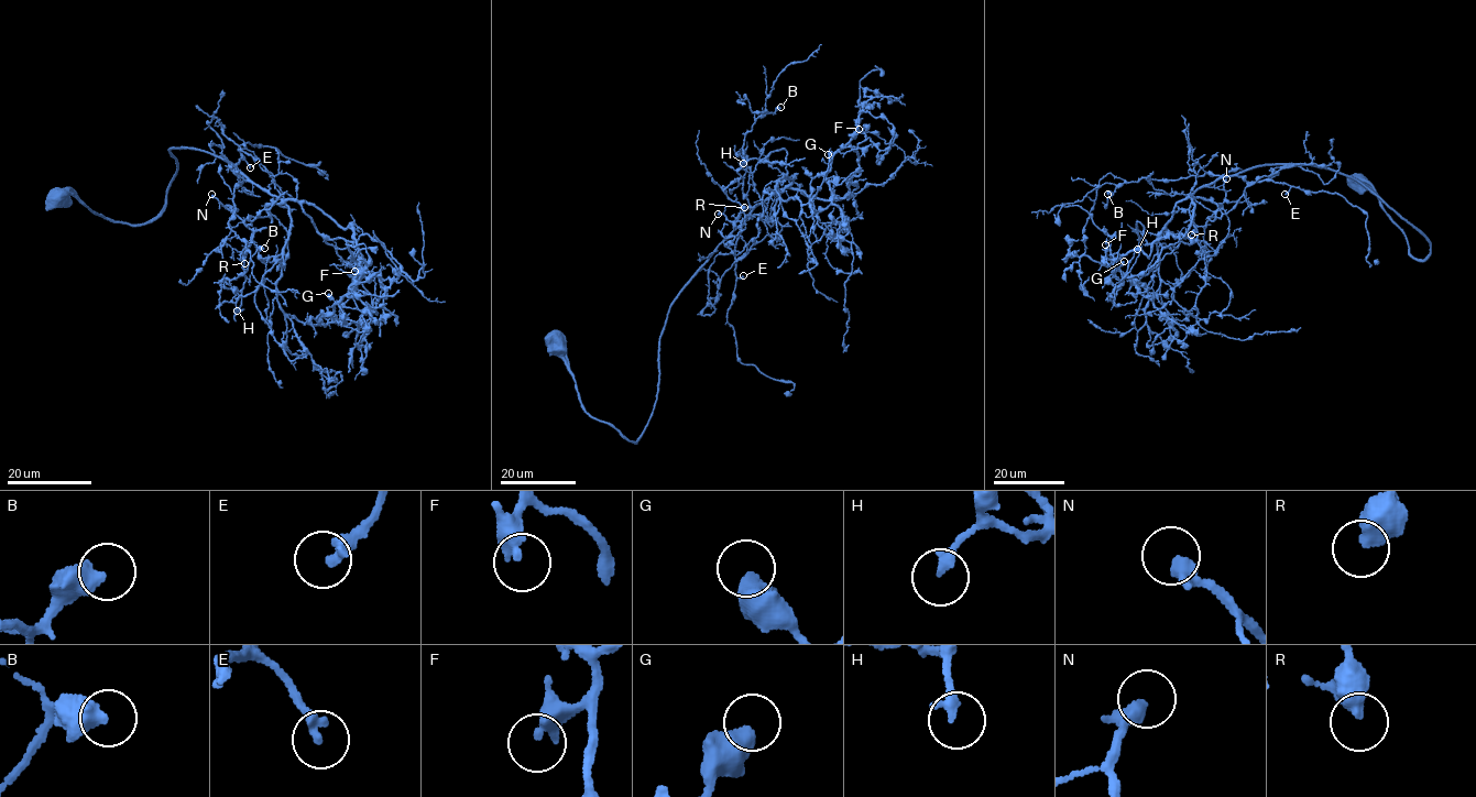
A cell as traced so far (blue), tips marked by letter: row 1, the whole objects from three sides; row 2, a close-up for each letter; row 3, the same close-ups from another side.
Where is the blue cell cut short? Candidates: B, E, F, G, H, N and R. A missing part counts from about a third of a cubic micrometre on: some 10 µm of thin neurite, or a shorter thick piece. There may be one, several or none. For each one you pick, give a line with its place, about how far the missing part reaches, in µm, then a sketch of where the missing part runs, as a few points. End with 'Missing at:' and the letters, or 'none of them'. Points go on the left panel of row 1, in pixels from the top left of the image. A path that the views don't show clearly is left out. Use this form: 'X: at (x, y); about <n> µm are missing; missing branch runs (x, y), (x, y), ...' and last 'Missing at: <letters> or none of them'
H: at (237, 310); about 25 µm are missing; missing branch runs (237, 310), (233, 324), (231, 318), (244, 323), (252, 321)
N: at (211, 194); about 15 µm are missing
Missing at: H, N

